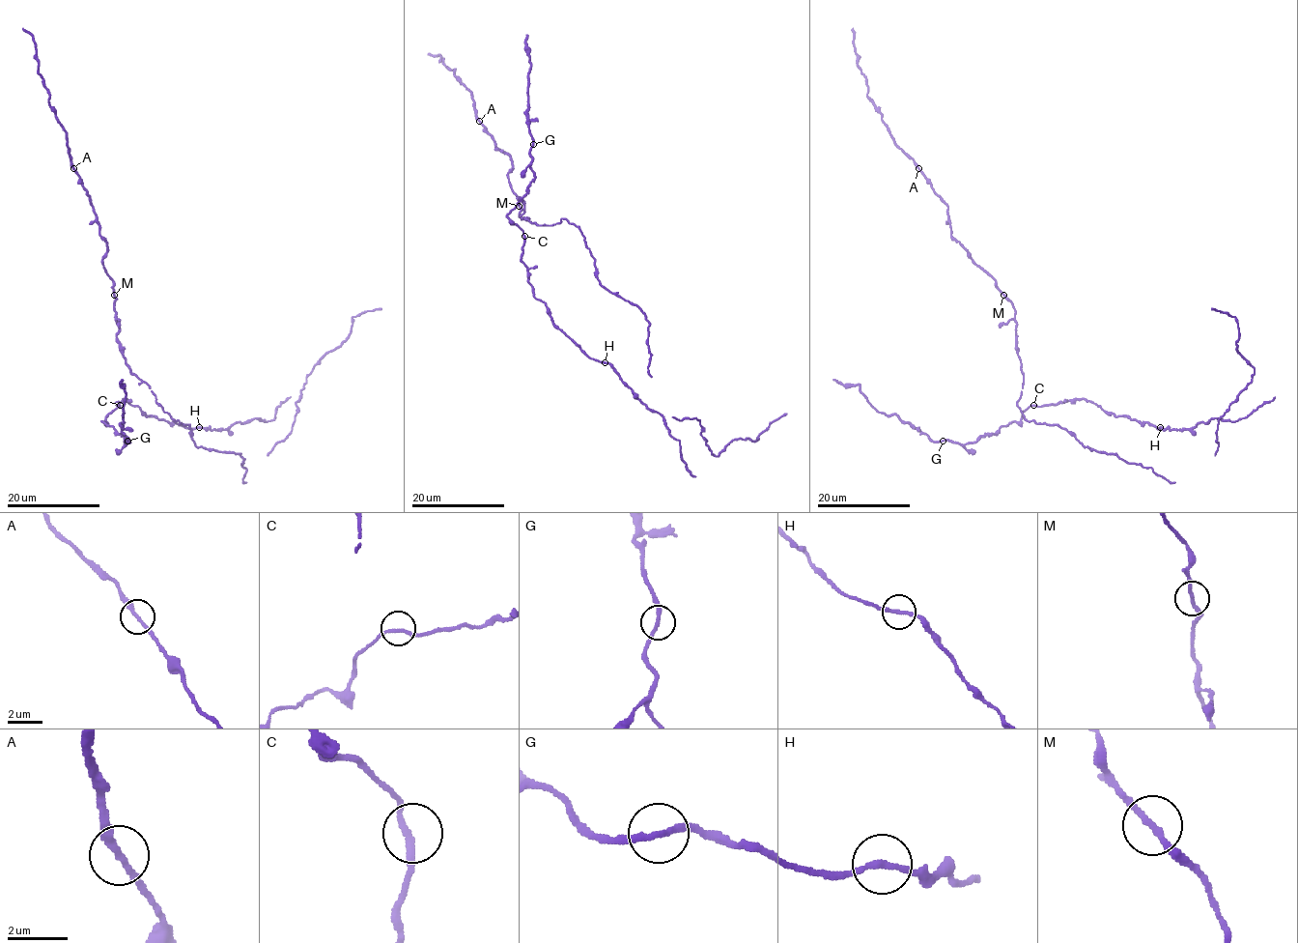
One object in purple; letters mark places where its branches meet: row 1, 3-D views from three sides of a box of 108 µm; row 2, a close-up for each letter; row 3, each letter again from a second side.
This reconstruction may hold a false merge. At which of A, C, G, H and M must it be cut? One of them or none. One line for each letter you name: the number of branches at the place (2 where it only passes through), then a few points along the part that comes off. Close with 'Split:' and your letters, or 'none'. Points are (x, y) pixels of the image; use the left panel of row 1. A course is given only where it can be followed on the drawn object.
Split: none

